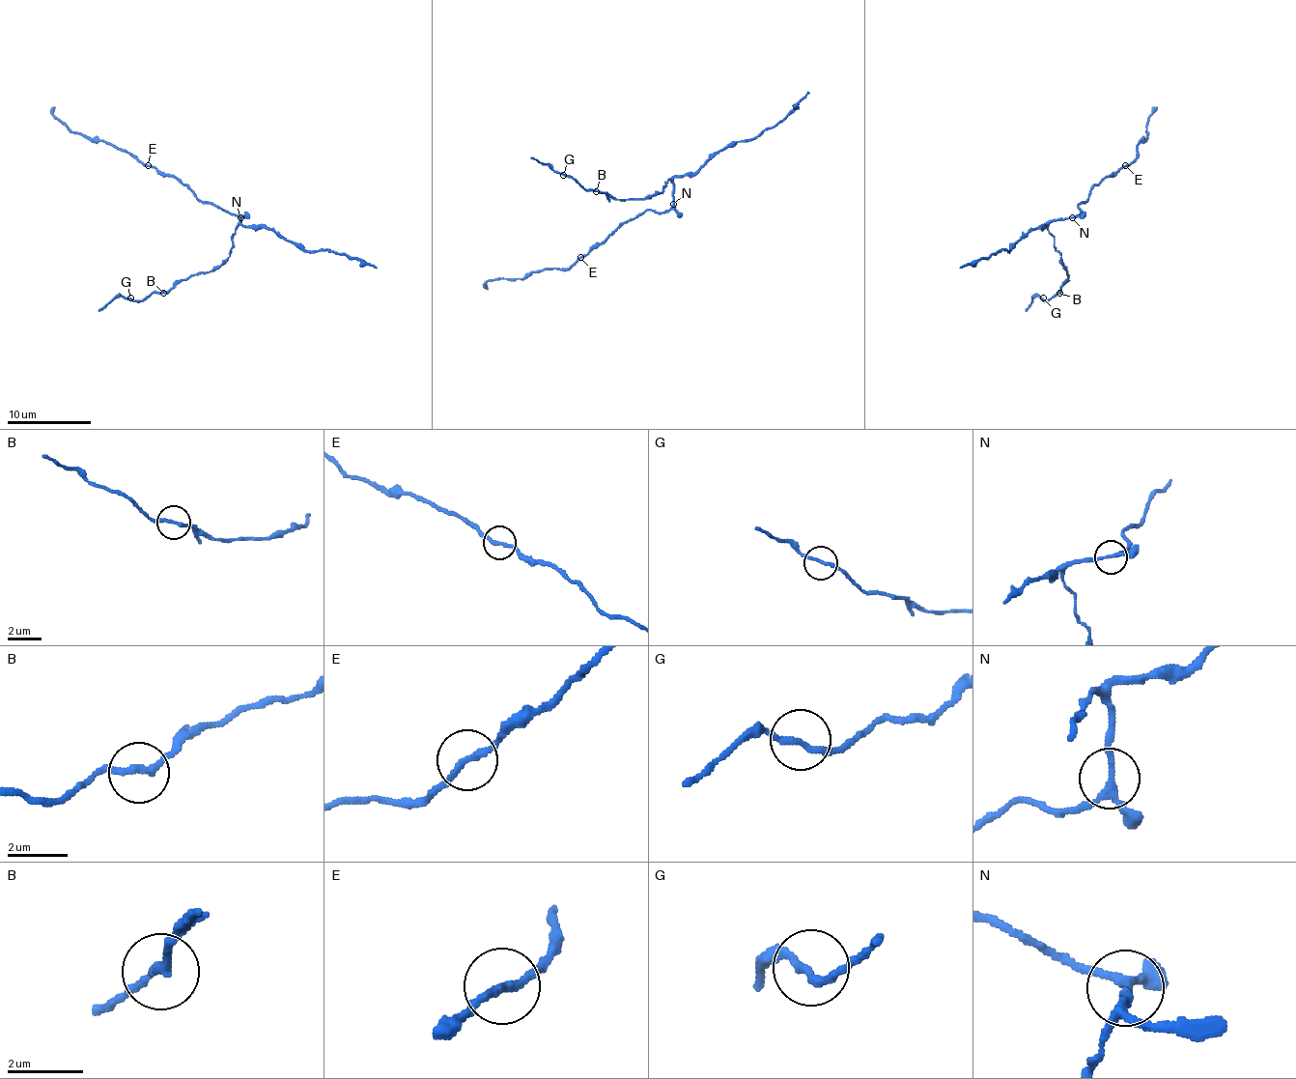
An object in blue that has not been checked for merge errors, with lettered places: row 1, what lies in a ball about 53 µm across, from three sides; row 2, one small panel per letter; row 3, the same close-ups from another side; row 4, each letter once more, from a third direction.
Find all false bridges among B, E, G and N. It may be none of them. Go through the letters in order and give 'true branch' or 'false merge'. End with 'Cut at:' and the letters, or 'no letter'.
B: true branch
E: false merge
G: true branch
N: true branch
Cut at: E

